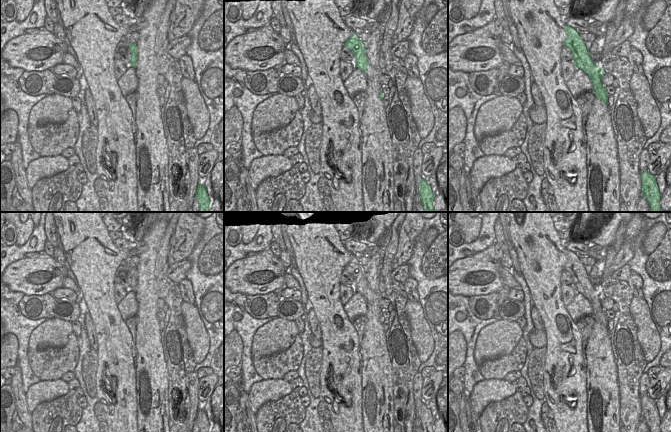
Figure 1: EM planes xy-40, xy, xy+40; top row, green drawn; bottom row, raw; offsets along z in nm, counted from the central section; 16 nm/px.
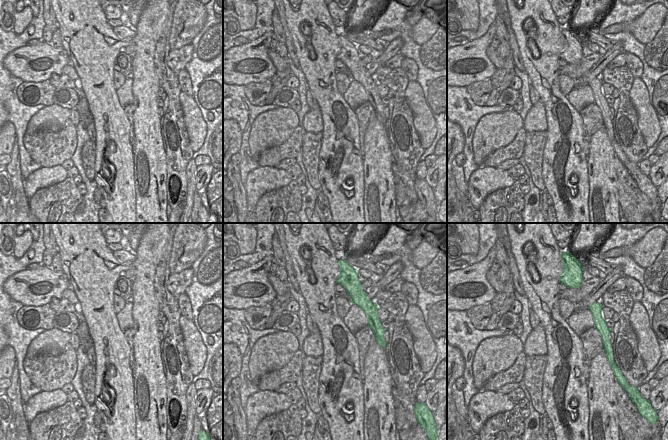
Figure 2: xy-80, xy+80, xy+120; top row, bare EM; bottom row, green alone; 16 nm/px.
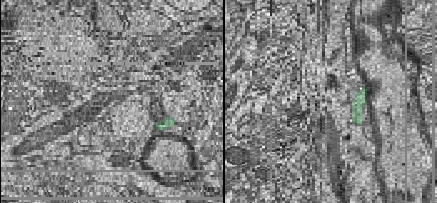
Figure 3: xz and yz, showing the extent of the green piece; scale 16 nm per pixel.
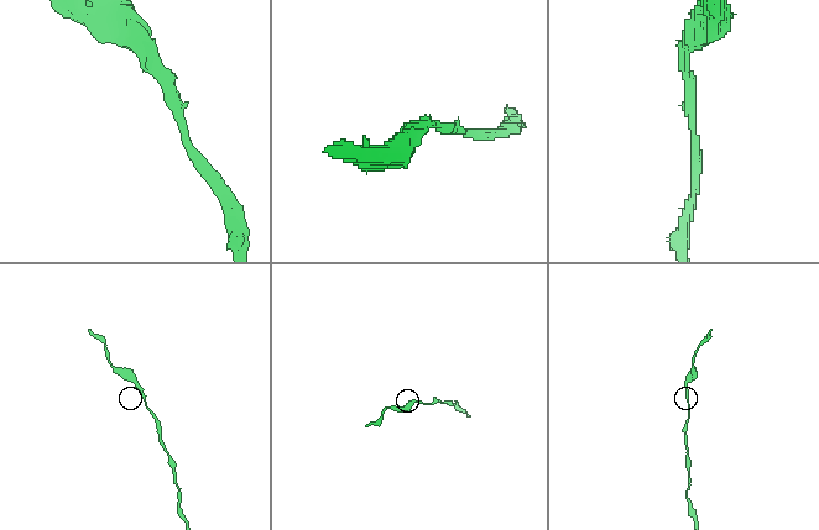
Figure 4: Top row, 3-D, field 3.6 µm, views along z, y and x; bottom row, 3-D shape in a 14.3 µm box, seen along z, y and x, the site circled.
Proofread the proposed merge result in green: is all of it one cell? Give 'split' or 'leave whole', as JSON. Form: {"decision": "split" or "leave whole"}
{"decision": "leave whole"}

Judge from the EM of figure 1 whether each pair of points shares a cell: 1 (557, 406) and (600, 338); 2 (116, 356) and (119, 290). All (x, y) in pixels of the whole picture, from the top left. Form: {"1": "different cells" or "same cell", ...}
{"1": "different cells", "2": "different cells"}

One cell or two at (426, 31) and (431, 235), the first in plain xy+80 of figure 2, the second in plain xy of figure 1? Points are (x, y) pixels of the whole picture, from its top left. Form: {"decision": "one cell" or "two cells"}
{"decision": "one cell"}

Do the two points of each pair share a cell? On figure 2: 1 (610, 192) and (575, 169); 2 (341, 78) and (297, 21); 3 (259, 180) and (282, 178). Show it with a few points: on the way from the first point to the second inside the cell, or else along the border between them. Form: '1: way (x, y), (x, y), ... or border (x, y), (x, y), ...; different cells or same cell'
1: border (586, 156), (588, 202); different cells
2: border (335, 72), (336, 88), (342, 95); different cells
3: way (265, 179), (276, 178); same cell

